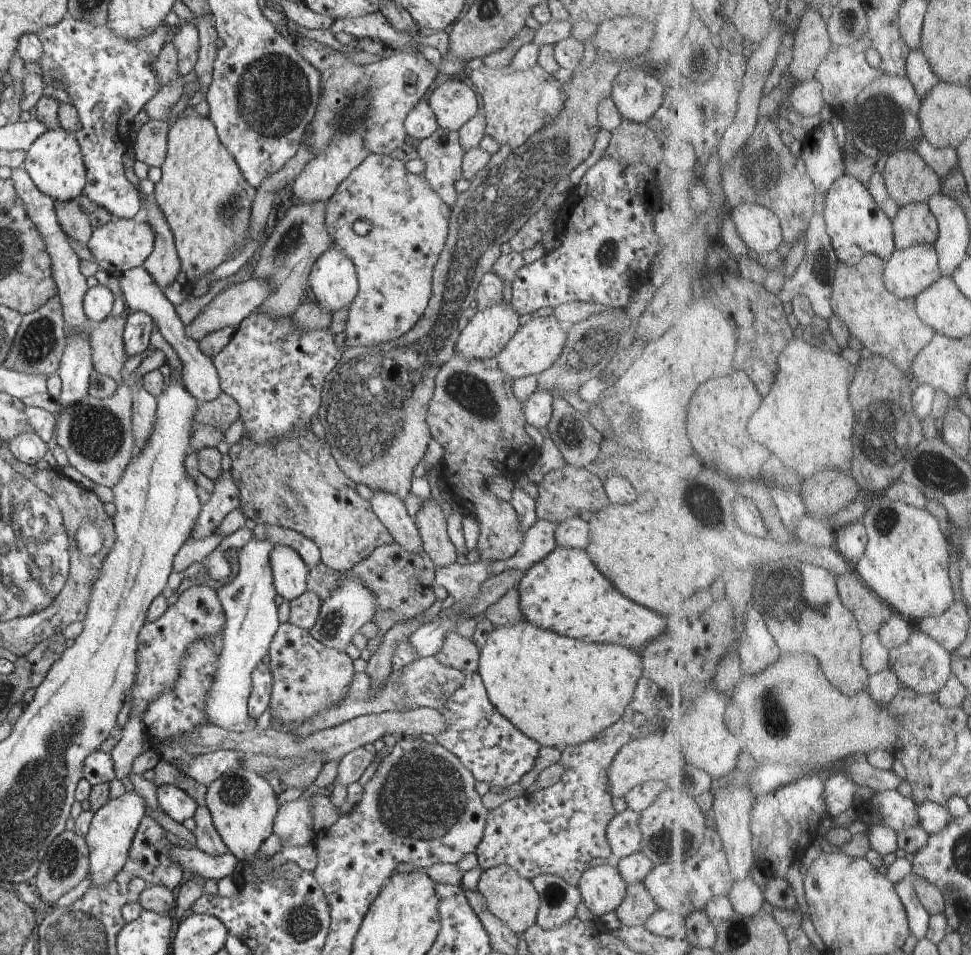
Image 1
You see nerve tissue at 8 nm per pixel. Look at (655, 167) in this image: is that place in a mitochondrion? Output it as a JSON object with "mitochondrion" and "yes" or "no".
{"mitochondrion":"no"}

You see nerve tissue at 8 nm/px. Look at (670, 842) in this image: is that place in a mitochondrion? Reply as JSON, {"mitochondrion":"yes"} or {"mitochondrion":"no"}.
{"mitochondrion":"yes"}

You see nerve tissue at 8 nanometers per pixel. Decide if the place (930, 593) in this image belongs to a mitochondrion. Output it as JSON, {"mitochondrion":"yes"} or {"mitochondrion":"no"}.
{"mitochondrion":"no"}

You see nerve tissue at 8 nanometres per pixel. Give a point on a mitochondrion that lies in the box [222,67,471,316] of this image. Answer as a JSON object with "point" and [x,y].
{"point":[293,239]}

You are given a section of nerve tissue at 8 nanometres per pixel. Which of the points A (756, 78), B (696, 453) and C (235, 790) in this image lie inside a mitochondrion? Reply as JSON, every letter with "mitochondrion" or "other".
{"A":"other","B":"other","C":"mitochondrion"}

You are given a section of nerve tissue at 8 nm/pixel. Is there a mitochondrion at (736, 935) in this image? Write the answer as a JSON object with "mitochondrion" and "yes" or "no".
{"mitochondrion":"yes"}

